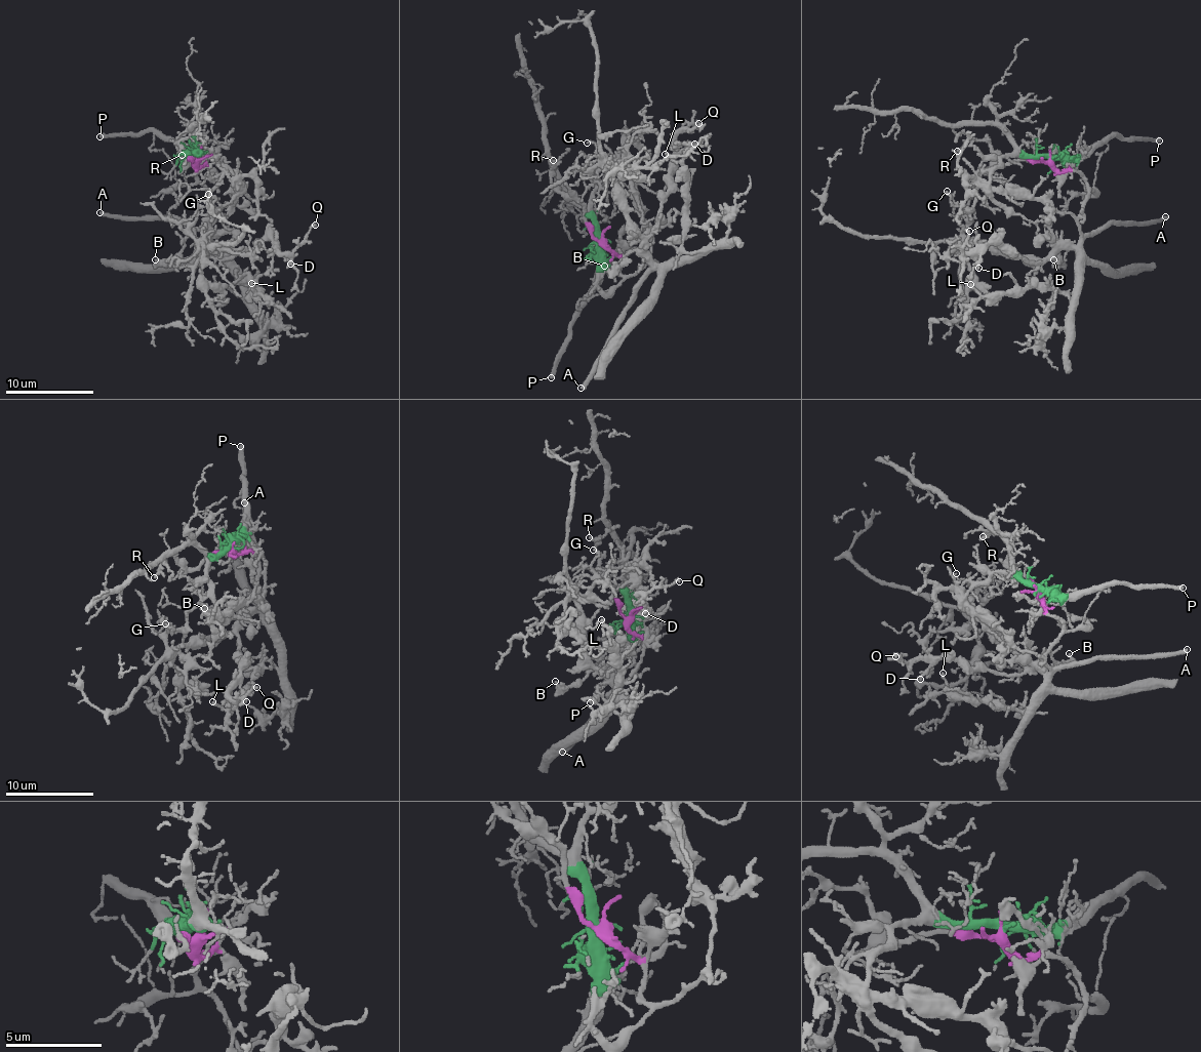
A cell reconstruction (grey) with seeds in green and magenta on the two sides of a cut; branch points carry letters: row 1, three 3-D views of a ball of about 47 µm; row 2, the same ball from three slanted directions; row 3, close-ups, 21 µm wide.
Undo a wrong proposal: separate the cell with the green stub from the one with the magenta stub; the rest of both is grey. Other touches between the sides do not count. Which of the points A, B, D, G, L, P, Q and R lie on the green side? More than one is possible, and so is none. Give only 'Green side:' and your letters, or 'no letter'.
Green side: G, P

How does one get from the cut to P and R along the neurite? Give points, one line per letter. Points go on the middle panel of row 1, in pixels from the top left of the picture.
P: (601, 240), (599, 282), (572, 327), (551, 376)
R: (601, 240), (594, 236), (585, 208), (577, 199), (553, 186), (553, 160)

